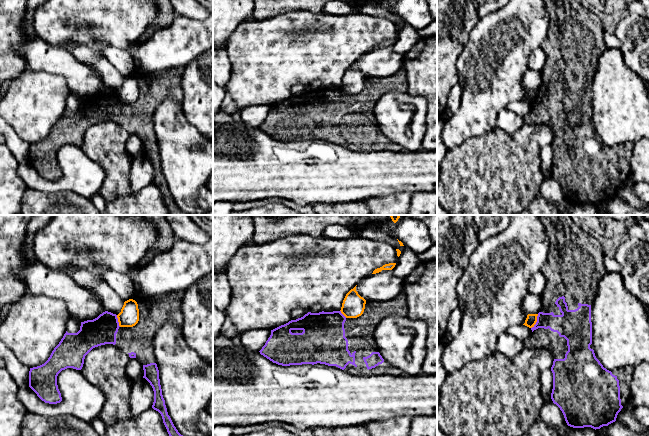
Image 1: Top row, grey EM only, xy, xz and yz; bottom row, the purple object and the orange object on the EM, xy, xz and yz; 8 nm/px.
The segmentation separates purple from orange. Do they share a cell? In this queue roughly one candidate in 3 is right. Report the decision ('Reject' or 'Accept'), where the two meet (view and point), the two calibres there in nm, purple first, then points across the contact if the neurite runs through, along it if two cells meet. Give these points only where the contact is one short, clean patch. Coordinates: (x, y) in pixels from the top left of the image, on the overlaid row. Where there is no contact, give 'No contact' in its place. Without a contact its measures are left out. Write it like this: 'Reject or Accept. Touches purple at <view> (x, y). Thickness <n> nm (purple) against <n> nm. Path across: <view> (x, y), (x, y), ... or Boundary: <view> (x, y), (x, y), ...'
Reject. Touches purple at yz (537, 321). Thickness 200 nm (purple) against 90 nm. Boundary: yz (538, 314), (537, 321), (531, 328)

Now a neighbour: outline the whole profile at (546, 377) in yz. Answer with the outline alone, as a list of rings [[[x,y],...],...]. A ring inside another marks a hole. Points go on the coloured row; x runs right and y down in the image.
[[[551,369],[543,370],[540,374],[541,395],[544,402],[550,402],[553,389],[553,373]]]

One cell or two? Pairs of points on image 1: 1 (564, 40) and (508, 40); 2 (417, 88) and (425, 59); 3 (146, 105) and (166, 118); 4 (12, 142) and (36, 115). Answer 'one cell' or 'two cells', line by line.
1: two cells
2: one cell
3: two cells
4: two cells

